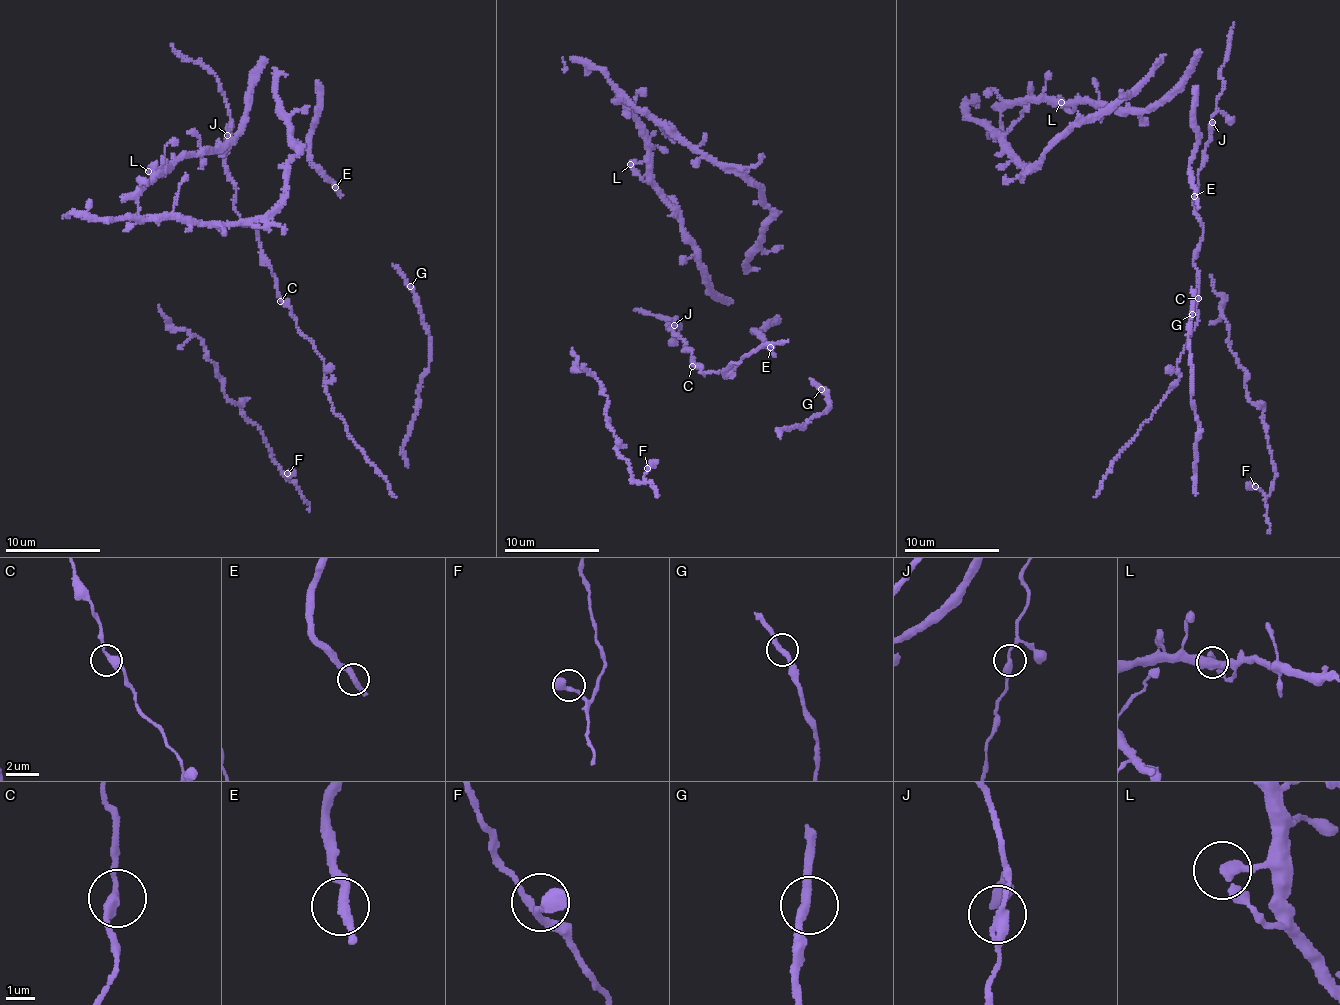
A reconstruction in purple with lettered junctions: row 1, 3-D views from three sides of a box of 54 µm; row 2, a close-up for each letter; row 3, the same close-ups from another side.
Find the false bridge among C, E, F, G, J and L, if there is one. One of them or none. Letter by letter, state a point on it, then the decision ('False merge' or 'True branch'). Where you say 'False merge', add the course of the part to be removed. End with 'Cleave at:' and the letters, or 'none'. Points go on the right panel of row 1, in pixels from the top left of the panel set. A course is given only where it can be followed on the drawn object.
C: Place: (1198, 298). True branch
E: Place: (1194, 196). True branch
F: Place: (1255, 486). True branch
G: Place: (1192, 314). True branch
J: Place: (1212, 122). True branch
L: Place: (1061, 102). True branch
Cleave at: none

